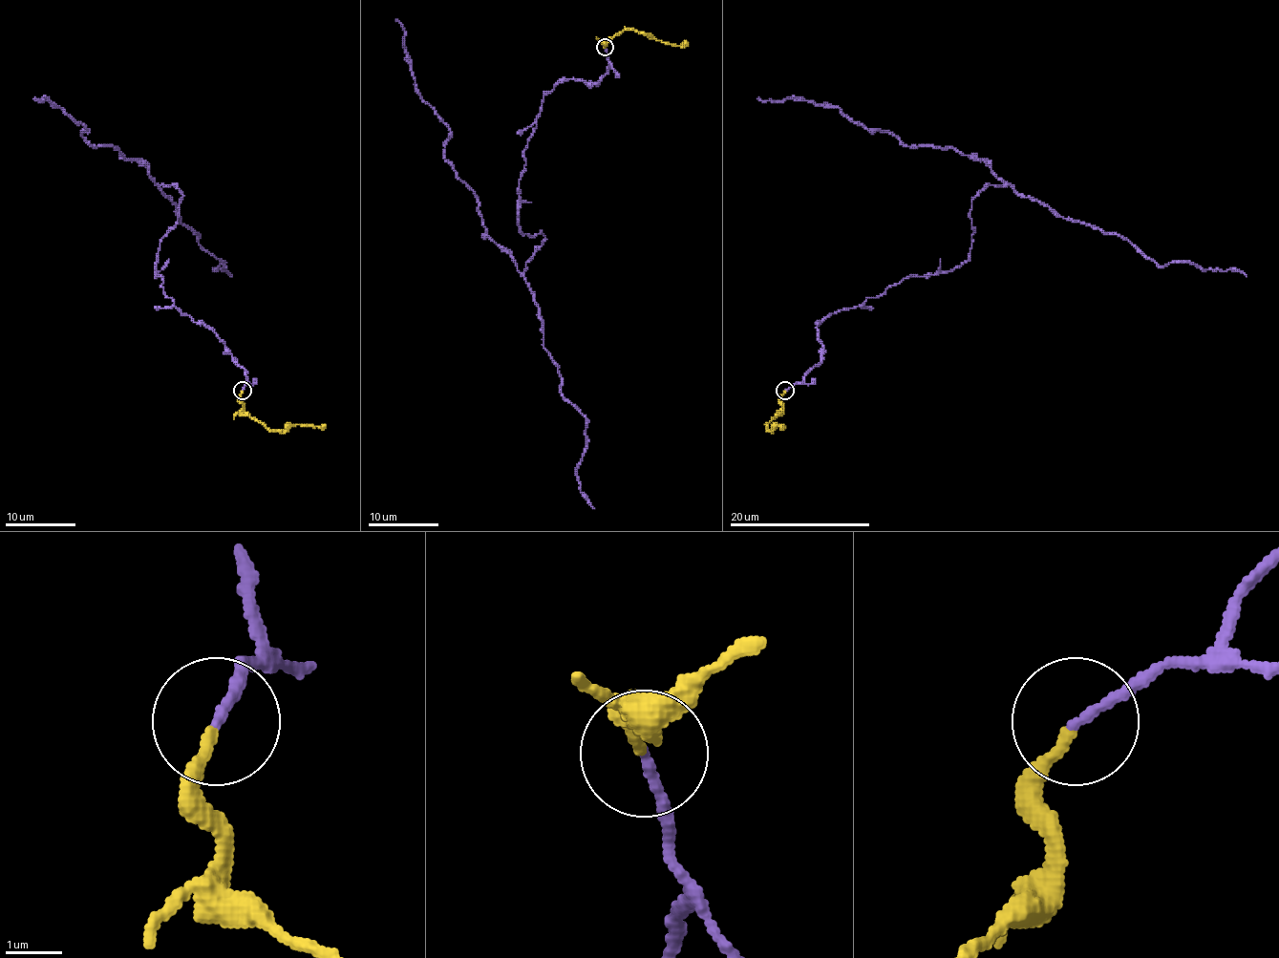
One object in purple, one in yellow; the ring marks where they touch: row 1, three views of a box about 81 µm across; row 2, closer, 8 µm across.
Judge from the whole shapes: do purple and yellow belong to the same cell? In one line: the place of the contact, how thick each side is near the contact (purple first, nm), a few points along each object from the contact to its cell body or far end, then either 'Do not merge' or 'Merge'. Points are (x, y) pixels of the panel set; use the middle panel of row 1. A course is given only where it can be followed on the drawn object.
Place: (605, 47). Thickness 170 nm (purple) against 190 nm. Course of purple: (605, 48), (598, 82), (543, 96), (517, 222), (545, 237), (522, 272), (445, 159), (450, 128), (395, 19). Course of yellow: (605, 48), (603, 42), (605, 44), (625, 30), (650, 33), (663, 42), (677, 46), (688, 42). Do not merge

